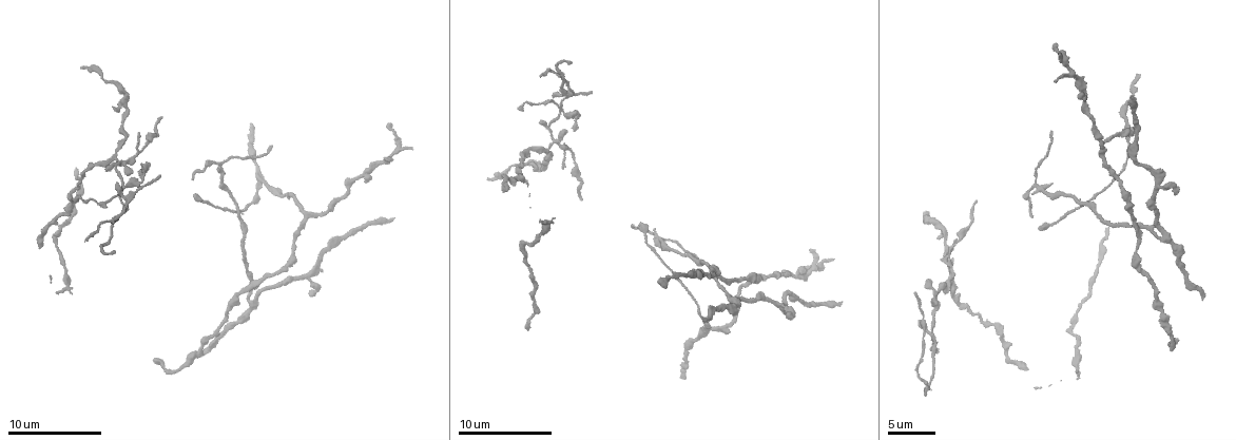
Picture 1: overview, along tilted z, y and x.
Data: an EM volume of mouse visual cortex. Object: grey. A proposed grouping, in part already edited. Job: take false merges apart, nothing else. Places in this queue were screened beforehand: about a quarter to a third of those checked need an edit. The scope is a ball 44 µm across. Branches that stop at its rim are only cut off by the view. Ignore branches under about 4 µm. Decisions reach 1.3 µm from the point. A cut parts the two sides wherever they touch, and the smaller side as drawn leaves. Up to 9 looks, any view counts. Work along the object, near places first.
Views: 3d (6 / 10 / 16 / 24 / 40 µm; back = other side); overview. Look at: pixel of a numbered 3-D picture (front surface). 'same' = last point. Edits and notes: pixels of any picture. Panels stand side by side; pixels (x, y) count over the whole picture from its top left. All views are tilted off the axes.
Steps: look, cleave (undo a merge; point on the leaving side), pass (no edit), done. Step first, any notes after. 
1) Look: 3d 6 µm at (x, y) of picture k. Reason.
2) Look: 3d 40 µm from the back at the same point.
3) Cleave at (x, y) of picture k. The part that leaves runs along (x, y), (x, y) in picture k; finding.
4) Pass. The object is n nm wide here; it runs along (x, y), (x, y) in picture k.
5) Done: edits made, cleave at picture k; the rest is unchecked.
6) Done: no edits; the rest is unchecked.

Look: 3d 6 µm at (946, 281) of picture 1. Looks like a crossing.

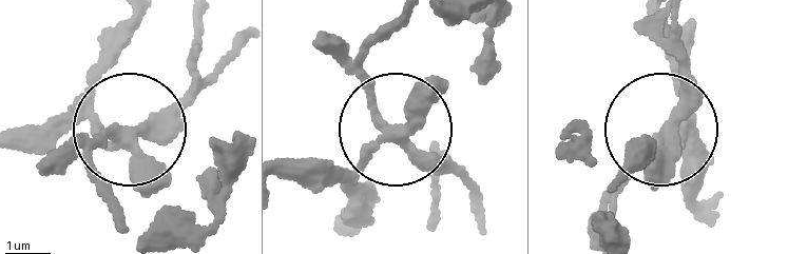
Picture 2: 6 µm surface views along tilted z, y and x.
Cleave at (174, 108) of picture 2. The side arm is 17 µm long; the part that leaves runs along (122, 138), (93, 158), (112, 210) in picture 2; two neurons meet here.

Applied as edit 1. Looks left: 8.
Look: overview.

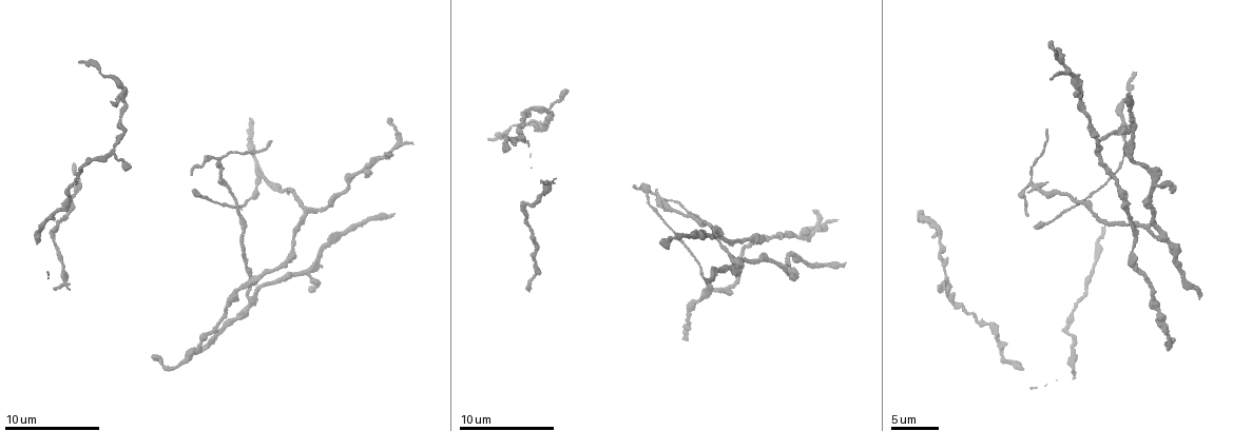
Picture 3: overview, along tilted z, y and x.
Look: 3d 6 µm at (656, 197) of picture 3. Four or more arms meet.

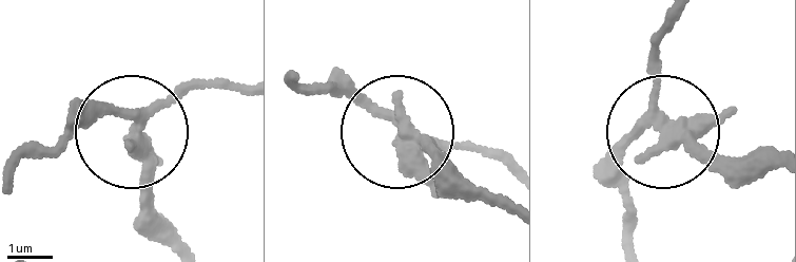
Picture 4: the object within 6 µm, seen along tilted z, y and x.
Cleave at (104, 111) of picture 4. The part that leaves runs along (419, 144), (412, 133), (504, 156) in picture 4; two neurons meet here.

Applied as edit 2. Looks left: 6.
Look: 3d 10 µm at (265, 174) of picture 3. Three arms meet.

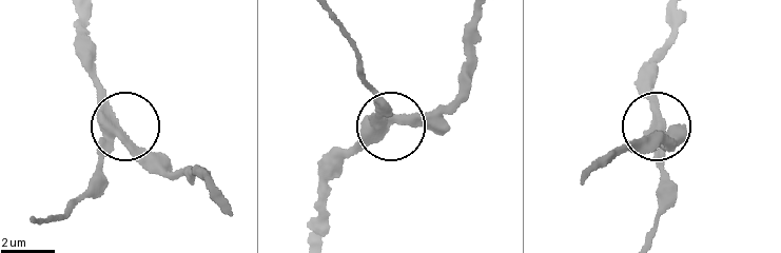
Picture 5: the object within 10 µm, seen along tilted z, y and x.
Pass. It runs along (333, 17), (373, 98), (373, 123), (381, 129), (347, 158) in picture 5; all the same neuron.

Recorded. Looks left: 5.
Done: edits made, cleave at picture 2, cleave at picture 4; the rest is unchecked.

